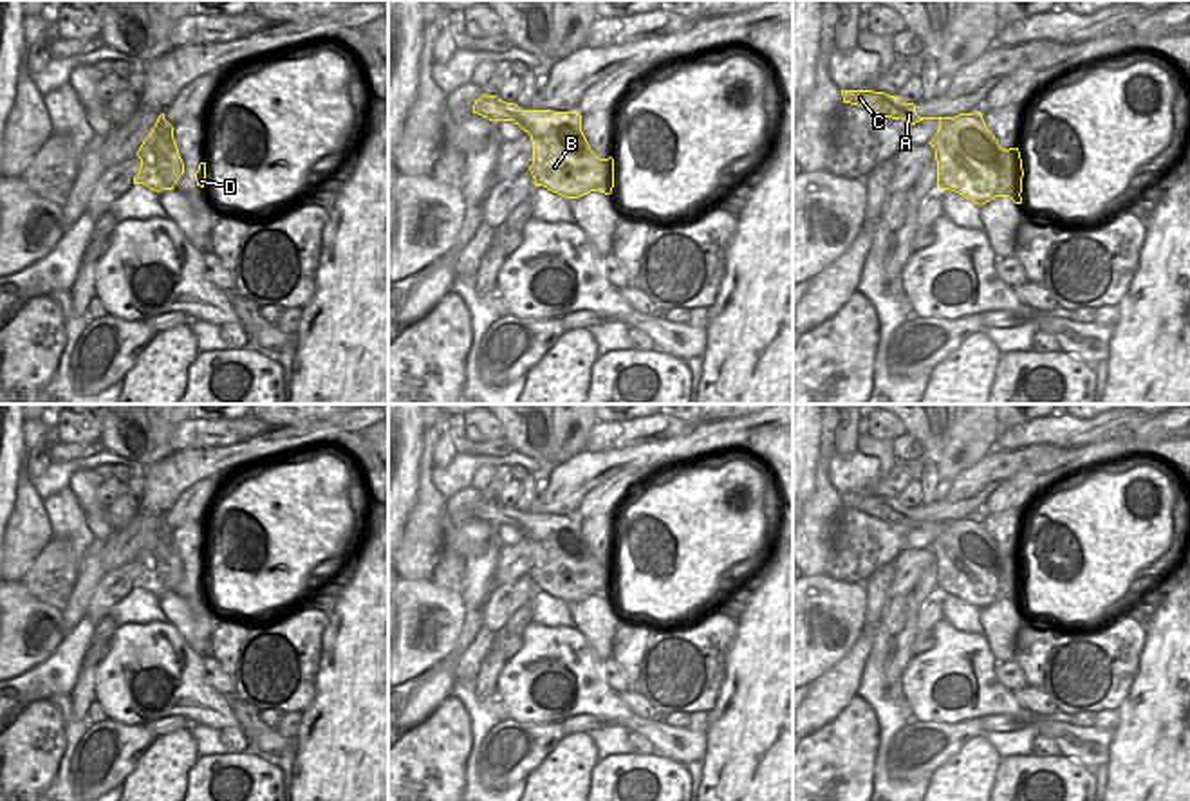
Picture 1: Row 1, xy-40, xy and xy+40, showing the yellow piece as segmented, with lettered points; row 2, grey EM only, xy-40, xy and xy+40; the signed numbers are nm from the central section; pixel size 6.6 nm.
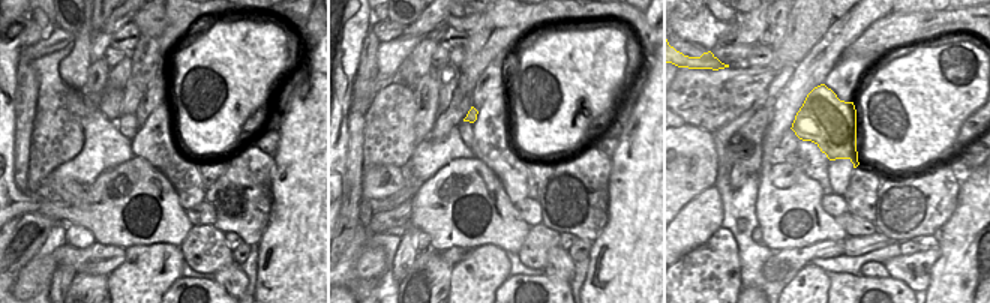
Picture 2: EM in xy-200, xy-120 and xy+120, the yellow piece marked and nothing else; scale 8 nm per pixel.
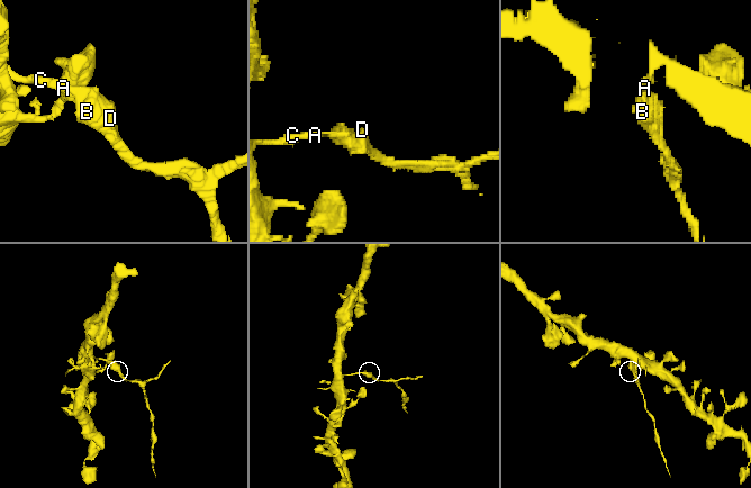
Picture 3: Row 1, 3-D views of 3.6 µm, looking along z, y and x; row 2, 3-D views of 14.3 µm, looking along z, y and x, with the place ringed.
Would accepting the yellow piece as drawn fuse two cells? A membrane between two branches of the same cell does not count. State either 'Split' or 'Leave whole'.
Split.

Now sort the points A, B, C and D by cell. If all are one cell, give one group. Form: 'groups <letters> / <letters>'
groups A C / B D

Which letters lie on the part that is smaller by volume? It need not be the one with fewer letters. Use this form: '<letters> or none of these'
B, D

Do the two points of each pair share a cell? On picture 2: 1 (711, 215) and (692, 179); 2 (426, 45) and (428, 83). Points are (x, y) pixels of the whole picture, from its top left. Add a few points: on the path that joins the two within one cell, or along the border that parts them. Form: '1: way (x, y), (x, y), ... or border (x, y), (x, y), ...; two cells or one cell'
1: border (714, 186), (693, 197), (680, 210); two cells
2: border (432, 68), (419, 78); two cells

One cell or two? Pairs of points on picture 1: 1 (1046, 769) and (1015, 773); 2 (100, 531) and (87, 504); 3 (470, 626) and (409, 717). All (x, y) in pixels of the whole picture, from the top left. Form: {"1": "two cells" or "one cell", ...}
{"1": "one cell", "2": "one cell", "3": "one cell"}

